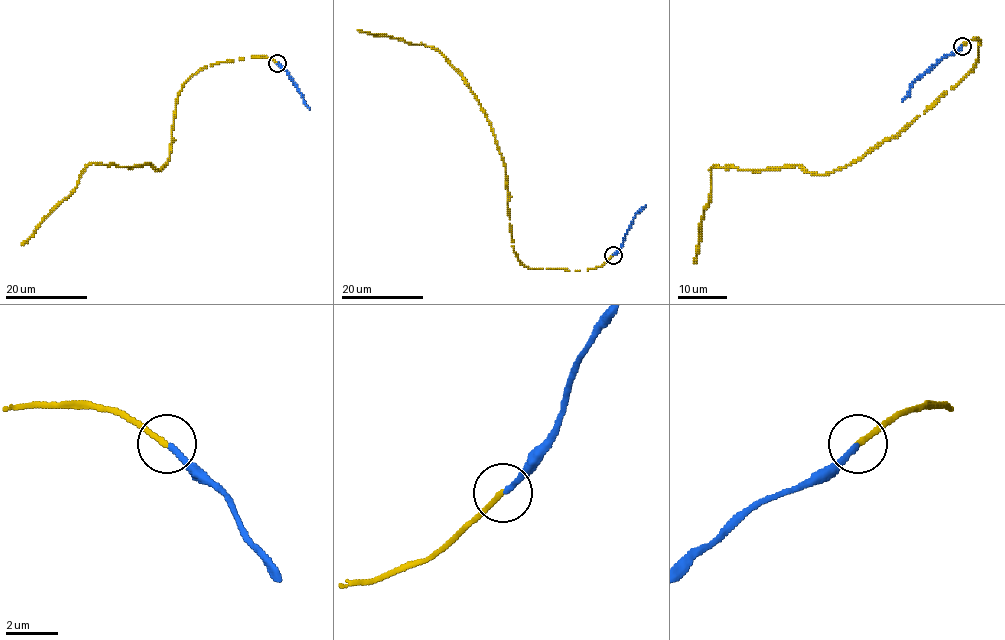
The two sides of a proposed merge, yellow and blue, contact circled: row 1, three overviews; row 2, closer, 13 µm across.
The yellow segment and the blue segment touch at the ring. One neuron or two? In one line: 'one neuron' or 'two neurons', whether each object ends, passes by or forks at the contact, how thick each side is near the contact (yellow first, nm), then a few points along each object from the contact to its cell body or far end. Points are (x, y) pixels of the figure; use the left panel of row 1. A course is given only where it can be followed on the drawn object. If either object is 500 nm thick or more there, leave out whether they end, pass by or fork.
one neuron; yellow ends; blue ends; calibres 200 and 220 nm; course yellow (277, 62), (251, 57), (199, 70), (177, 96), (170, 157), (161, 169), (92, 163), (22, 245); course blue (278, 62), (310, 109)

